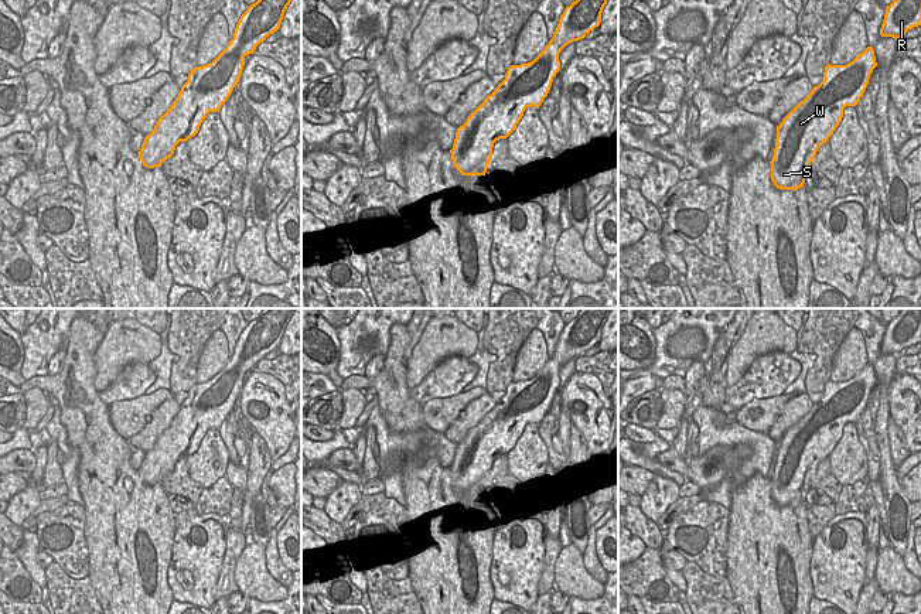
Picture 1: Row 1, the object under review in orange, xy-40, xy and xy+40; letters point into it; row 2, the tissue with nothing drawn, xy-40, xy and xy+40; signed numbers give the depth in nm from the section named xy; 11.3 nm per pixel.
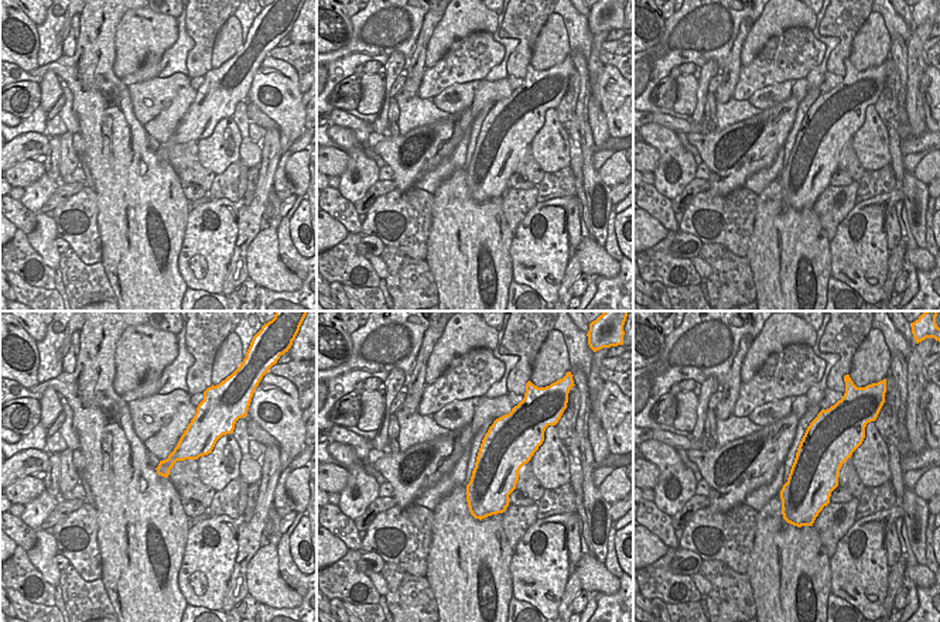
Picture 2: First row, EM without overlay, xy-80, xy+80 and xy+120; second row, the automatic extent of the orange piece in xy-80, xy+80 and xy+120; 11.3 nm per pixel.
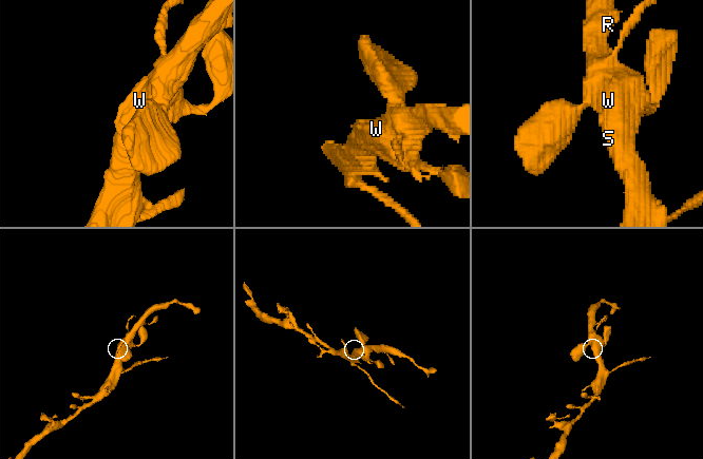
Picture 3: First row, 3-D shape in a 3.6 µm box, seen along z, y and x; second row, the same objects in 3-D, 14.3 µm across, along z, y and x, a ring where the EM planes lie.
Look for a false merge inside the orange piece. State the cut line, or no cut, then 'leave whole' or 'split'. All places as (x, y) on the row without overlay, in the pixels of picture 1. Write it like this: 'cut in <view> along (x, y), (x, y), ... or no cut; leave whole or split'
no cut; leave whole

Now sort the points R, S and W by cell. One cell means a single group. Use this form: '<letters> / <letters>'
R S W

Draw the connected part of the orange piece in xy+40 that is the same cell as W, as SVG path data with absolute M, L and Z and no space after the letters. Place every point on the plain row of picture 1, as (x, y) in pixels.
M873 364L846 382L825 383L823 398L777 443L771 498L780 506L804 504L811 478L829 457L846 423L856 423L877 383Z

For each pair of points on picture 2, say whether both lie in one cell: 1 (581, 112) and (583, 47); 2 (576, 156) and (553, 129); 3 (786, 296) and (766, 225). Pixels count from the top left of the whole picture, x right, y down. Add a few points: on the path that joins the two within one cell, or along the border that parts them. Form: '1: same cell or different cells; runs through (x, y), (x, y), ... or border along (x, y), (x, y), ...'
1: different cells; border along (571, 53), (580, 53), (587, 61)
2: different cells; border along (566, 132), (568, 136), (570, 166)
3: same cell; runs through (785, 279), (778, 272), (775, 242)

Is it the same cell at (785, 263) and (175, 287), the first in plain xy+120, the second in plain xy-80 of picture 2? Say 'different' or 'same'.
same

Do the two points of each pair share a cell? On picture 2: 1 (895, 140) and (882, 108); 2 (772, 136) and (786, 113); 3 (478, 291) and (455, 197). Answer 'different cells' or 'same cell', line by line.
1: different cells
2: same cell
3: same cell

